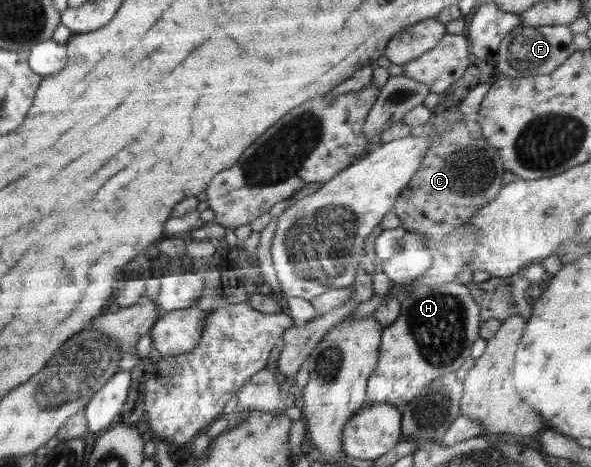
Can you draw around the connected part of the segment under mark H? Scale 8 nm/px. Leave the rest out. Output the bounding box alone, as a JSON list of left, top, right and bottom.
[366,281,481,405]

